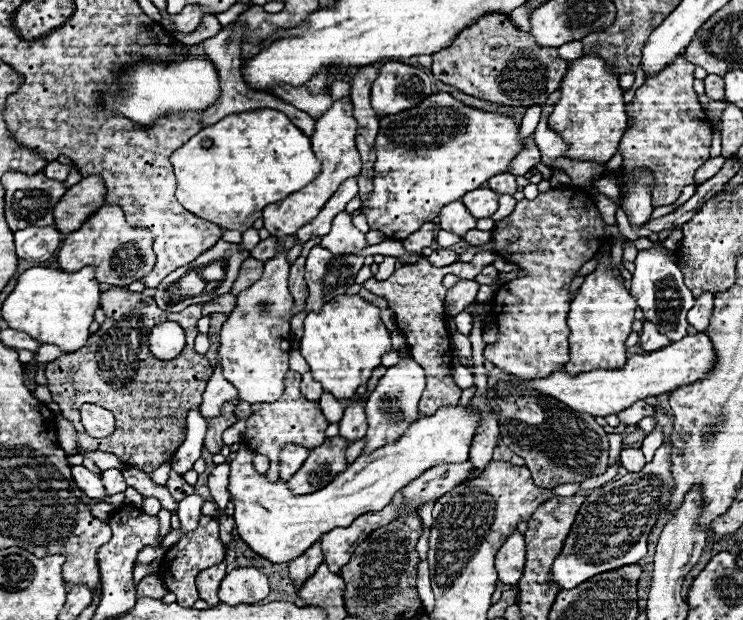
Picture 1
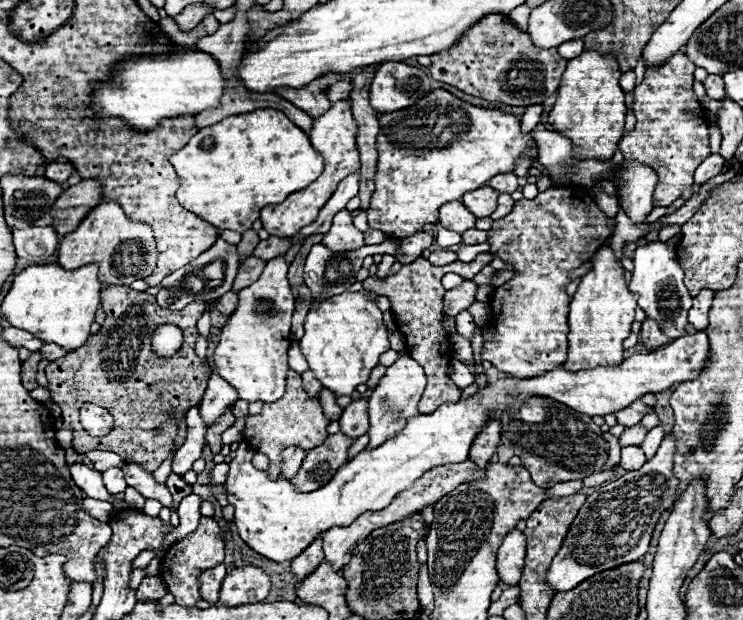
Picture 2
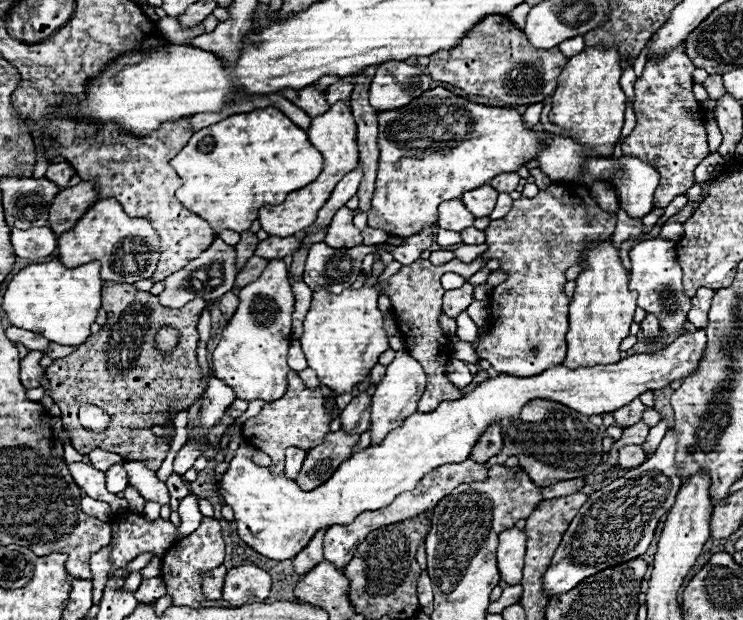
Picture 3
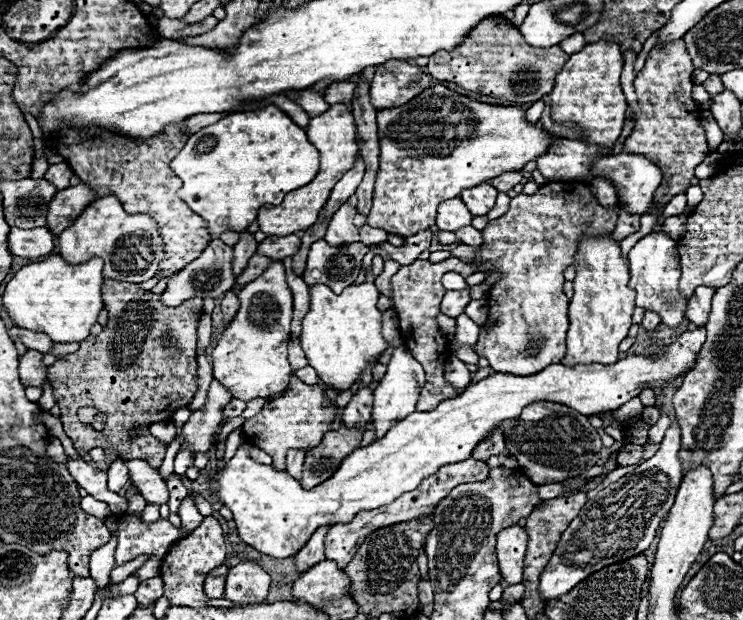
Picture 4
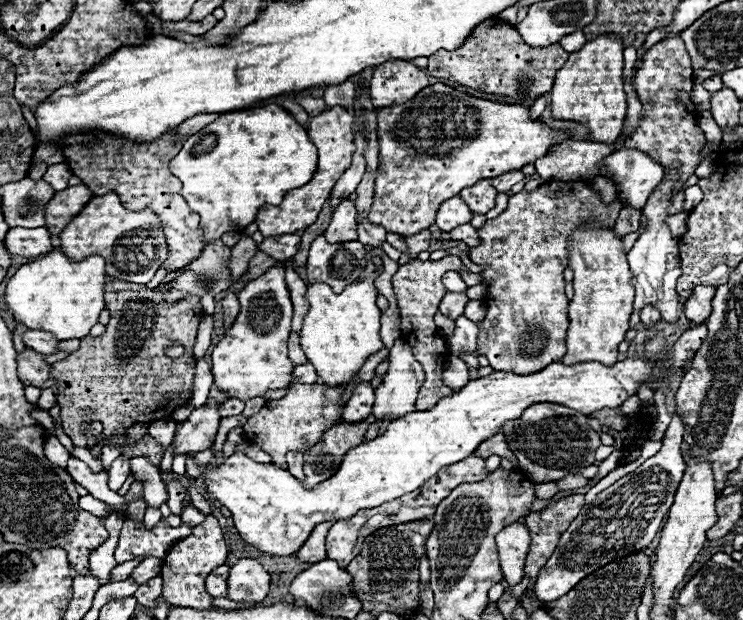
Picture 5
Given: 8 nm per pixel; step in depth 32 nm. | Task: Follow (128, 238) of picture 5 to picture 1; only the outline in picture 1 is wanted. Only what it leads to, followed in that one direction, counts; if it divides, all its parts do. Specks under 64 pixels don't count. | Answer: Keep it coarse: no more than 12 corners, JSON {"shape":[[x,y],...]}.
{"shape":[[106,204],[64,238],[64,272],[124,288],[156,264],[148,230]]}

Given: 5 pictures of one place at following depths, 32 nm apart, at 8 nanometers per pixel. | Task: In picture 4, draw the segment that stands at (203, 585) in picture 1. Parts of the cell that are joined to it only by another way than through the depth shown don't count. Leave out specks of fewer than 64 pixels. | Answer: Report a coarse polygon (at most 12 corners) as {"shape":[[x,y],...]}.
{"shape":[[214,568],[204,582],[208,598],[224,596],[228,568]]}

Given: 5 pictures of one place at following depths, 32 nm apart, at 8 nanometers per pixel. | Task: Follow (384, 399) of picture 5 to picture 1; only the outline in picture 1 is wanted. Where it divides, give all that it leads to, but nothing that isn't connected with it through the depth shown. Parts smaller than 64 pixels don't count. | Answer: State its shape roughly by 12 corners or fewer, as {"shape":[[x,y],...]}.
{"shape":[[402,358],[366,400],[364,452],[418,418],[424,372]]}

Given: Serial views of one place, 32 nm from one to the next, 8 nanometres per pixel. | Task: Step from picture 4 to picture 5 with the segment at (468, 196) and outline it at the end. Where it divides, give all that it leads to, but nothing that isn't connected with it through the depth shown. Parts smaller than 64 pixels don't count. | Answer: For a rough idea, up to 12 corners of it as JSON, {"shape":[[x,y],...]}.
{"shape":[[488,180],[464,188],[460,196],[472,214],[494,208],[498,190]]}

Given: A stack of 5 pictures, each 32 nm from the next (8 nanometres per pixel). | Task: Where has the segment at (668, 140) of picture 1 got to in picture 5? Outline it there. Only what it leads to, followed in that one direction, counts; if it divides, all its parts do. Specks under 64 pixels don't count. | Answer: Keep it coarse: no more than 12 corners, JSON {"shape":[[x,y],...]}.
{"shape":[[680,38],[654,44],[634,76],[642,102],[626,148],[646,152],[676,192],[706,138]]}

